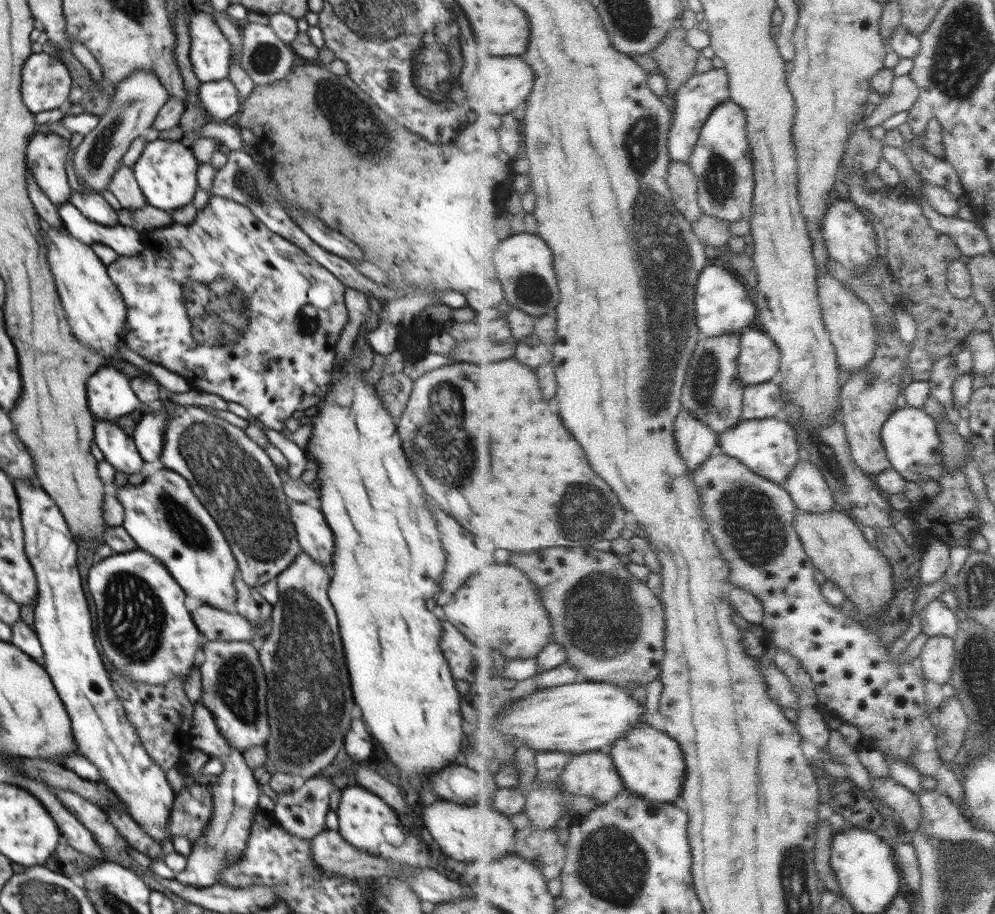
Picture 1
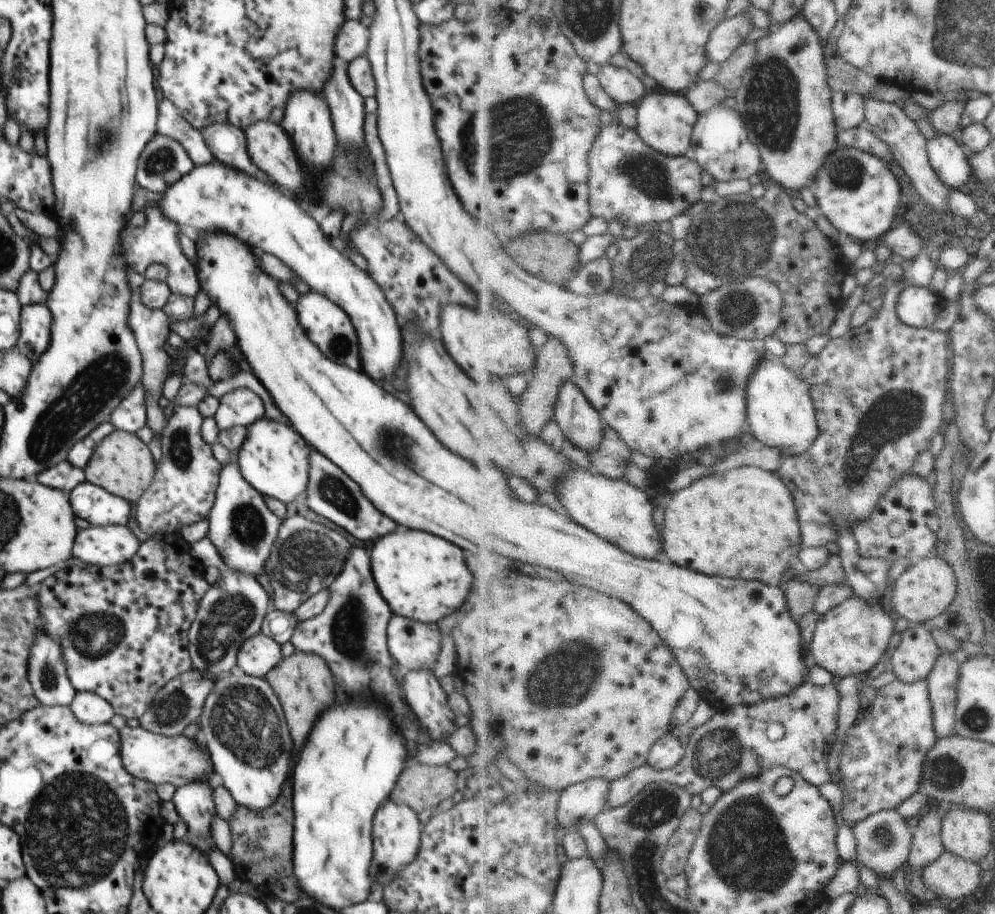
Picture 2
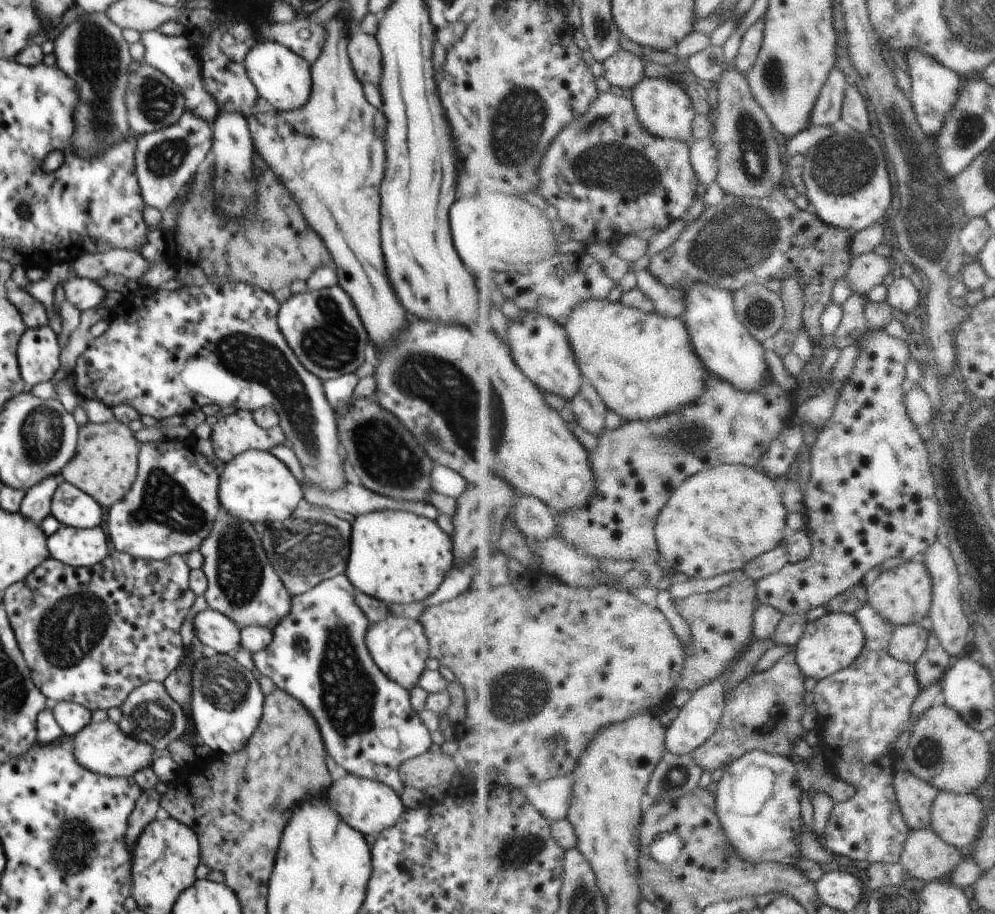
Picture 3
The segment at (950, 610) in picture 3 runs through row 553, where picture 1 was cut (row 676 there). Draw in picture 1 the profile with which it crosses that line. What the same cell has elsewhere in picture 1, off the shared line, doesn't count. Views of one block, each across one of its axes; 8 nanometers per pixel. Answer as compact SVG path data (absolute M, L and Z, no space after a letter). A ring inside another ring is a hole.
M947 636L929 637L921 651L922 670L927 679L938 684L948 683L954 666L954 639Z

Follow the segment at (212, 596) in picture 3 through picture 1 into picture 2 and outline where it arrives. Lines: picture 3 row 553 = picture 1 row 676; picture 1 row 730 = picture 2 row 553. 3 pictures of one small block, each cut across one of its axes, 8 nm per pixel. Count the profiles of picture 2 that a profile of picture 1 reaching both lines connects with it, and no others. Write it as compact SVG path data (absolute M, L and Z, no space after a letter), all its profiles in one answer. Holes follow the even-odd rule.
M236 455L223 460L215 501L207 519L209 531L206 537L232 570L251 574L252 577L262 572L278 536L281 520L268 508L263 496L243 477Z

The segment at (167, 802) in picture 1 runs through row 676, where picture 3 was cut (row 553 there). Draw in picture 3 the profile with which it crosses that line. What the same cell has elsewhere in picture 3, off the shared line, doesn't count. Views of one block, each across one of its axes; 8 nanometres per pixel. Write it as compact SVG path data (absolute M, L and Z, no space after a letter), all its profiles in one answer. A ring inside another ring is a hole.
M100 525L91 529L61 526L47 537L49 556L73 567L91 567L108 554L108 538Z

